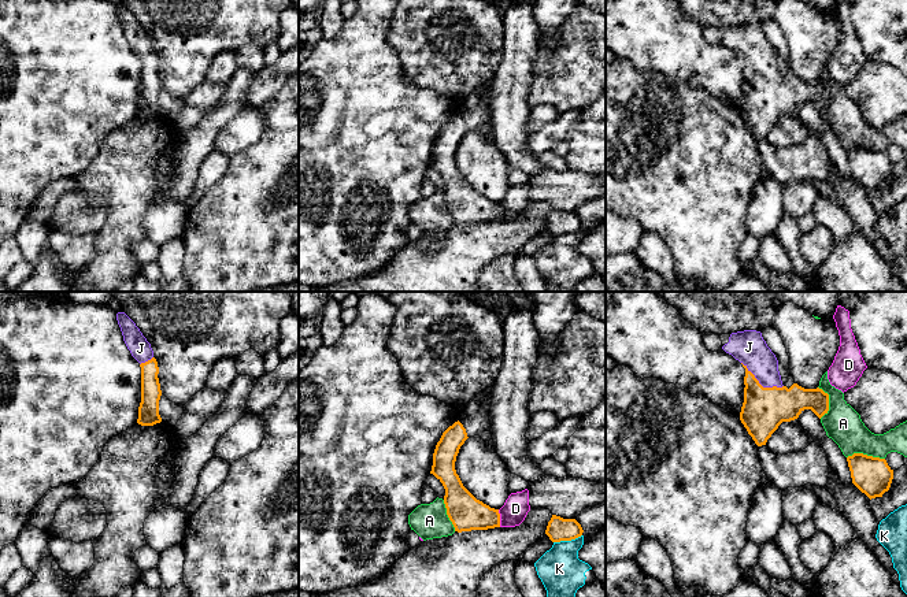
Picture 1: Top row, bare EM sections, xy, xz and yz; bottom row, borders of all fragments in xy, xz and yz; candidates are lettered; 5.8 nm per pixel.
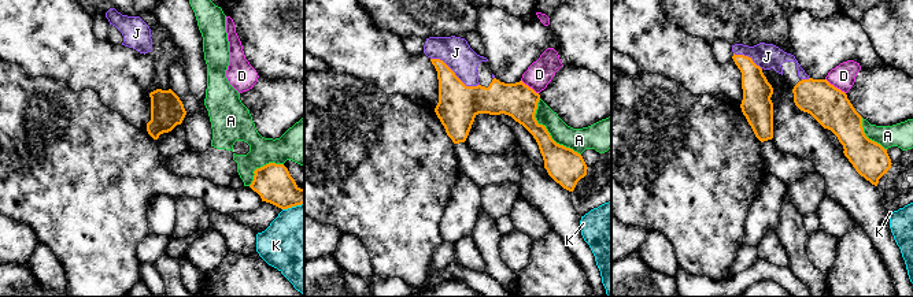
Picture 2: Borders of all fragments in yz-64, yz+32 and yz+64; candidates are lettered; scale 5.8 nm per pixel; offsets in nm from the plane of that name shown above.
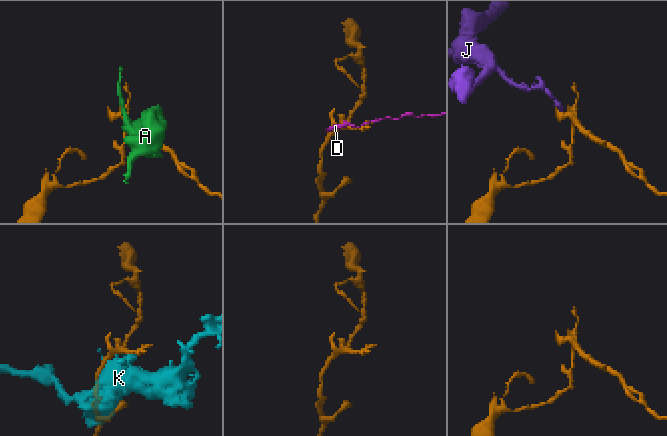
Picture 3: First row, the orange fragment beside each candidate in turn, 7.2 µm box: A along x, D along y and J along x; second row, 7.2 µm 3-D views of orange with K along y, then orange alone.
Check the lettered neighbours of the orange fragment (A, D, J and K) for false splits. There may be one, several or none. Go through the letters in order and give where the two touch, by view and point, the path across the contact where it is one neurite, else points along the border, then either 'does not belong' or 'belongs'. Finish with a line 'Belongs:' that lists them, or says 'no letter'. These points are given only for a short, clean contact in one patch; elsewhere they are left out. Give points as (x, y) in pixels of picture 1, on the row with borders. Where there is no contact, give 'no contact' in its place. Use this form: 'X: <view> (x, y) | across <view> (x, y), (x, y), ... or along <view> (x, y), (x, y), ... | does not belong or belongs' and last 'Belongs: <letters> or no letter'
A: yz (866, 455) | does not belong
D: xz (499, 518) | does not belong
J: yz (759, 384) | across yz (763, 410), (759, 384), (759, 362), (748, 347) | belongs
K: xz (567, 540) | does not belong
Belongs: J

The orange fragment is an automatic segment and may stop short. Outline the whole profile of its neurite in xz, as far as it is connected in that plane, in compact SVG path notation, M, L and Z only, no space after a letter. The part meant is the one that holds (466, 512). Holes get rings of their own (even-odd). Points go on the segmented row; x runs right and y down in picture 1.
M459 420L449 426L436 445L430 471L445 489L447 515L458 533L500 527L499 509L477 500L456 474L456 456L467 438Z

